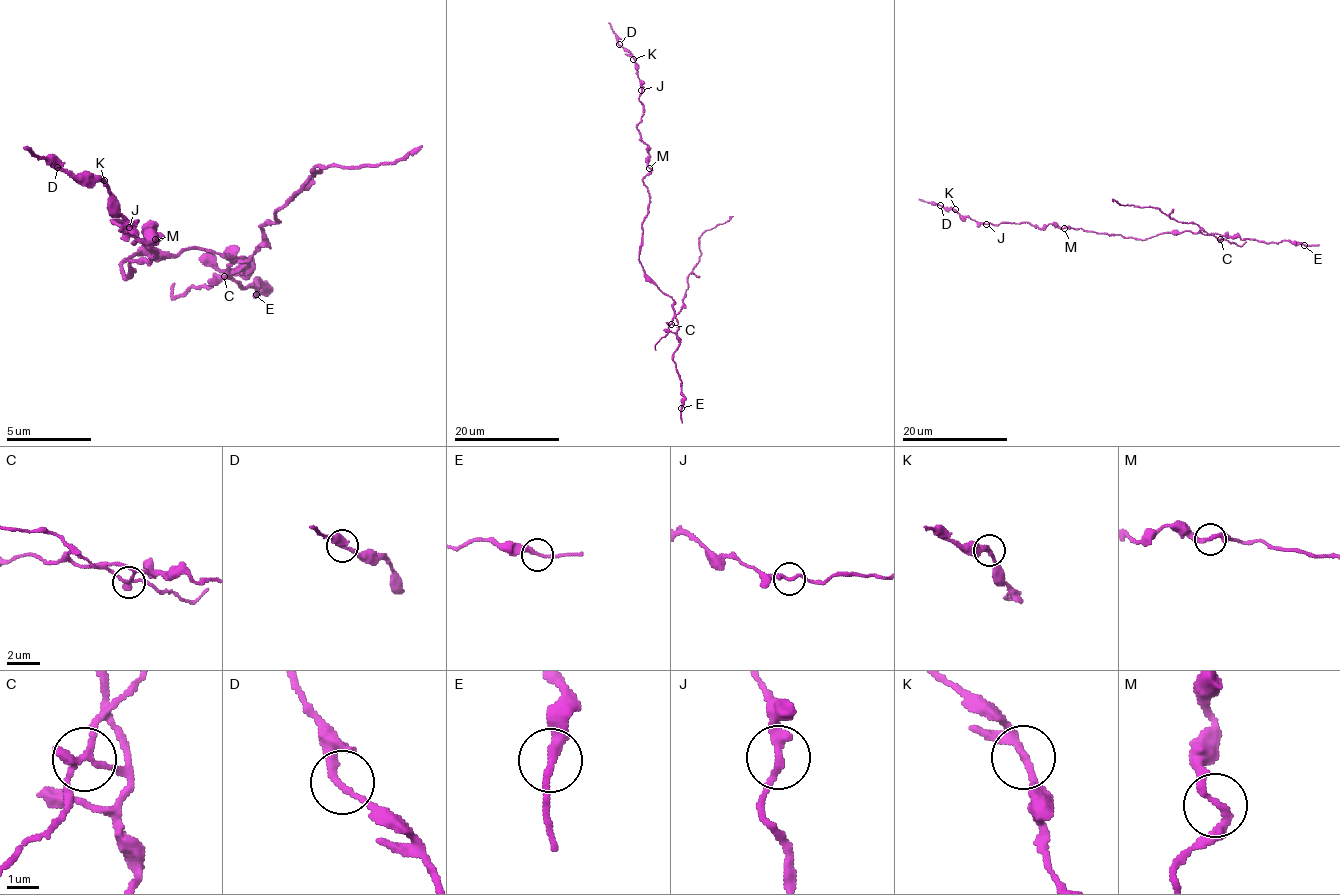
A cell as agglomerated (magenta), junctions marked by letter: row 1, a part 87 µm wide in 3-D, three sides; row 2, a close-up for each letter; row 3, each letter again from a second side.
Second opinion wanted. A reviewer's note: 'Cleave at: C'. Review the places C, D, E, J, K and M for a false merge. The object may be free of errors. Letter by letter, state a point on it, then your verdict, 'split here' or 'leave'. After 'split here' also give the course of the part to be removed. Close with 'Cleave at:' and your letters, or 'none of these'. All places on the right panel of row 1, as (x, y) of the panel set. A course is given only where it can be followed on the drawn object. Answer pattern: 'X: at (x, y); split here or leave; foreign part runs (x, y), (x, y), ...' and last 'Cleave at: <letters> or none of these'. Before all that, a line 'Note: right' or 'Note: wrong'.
Note: right
C: at (1220, 239); split here; foreign part runs (1220, 240), (1195, 224), (1170, 219), (1158, 208), (1126, 205), (1112, 199)
D: at (940, 205); leave
E: at (1304, 245); leave
J: at (986, 224); leave
K: at (955, 209); leave
M: at (1064, 228); leave
Cleave at: C

